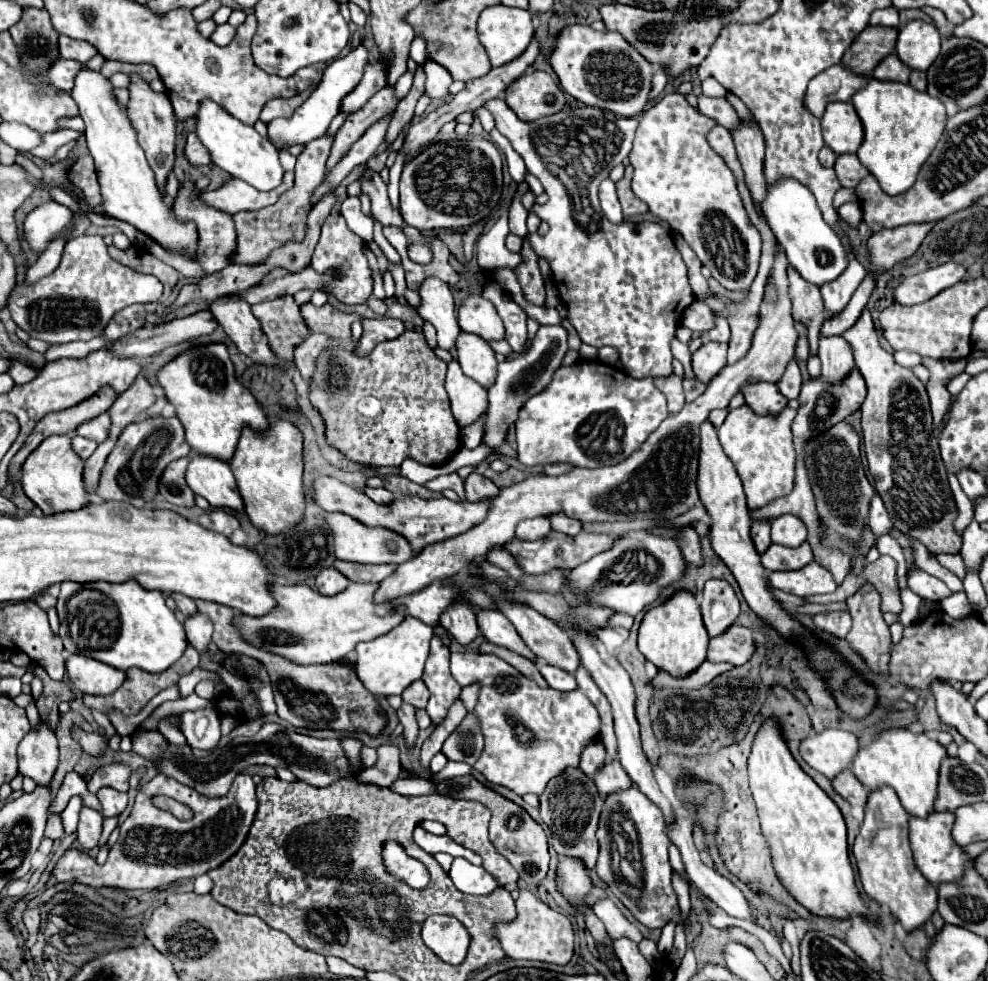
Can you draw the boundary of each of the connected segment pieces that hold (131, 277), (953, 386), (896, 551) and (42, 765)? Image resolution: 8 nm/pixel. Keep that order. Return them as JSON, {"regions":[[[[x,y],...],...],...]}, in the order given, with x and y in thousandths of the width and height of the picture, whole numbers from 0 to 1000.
{"regions":[[[[86,239],[72,243],[66,249],[62,269],[54,279],[41,283],[41,287],[25,292],[23,283],[19,283],[7,310],[15,330],[31,345],[39,345],[50,351],[64,351],[102,343],[116,318],[139,308],[159,308],[163,300],[165,292],[157,281],[149,281],[120,269],[110,261],[104,241]]],[[[975,379],[975,381],[971,381],[971,383],[967,383],[963,389],[959,392],[959,397],[961,398],[963,404],[969,404],[973,398],[975,398],[975,393],[979,391],[979,387],[981,387],[983,383],[979,381],[979,379]]],[[[900,544],[892,546],[892,548],[888,550],[888,561],[890,561],[890,565],[900,565],[900,567],[904,567],[904,569],[908,571],[909,589],[917,587],[918,575],[916,571],[916,565],[914,565],[914,559],[912,559],[912,555],[910,555],[910,552],[908,552],[904,546],[900,546]]],[[[41,738],[37,744],[31,744],[17,762],[19,787],[33,793],[37,799],[48,801],[58,783],[58,752],[56,746]]]]}

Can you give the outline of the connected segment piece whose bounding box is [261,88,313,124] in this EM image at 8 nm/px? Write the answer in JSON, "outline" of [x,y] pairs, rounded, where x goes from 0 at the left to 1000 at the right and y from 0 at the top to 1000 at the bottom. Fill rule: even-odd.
{"outline":[[[311,90],[309,94],[305,94],[305,96],[297,98],[297,100],[274,100],[274,102],[266,108],[266,112],[264,112],[264,122],[270,126],[270,124],[274,124],[276,120],[297,116],[297,112],[299,112],[301,108],[305,108],[305,104],[309,104],[309,102],[313,100],[315,92],[317,92],[317,90]]]}

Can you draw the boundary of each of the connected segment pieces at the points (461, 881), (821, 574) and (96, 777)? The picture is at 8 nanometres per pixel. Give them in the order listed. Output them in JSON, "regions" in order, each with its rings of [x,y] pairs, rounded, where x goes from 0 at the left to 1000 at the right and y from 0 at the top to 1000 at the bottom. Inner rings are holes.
{"regions":[[[[471,875],[459,877],[454,893],[459,901],[473,911],[495,911],[505,903],[497,891],[493,891],[487,883],[479,883]]],[[[821,573],[815,579],[803,583],[780,583],[778,593],[786,601],[813,608],[813,610],[825,606],[839,606],[845,603],[847,599],[841,583],[827,573]]],[[[124,777],[108,779],[108,781],[102,781],[94,787],[92,795],[88,797],[88,805],[92,809],[96,809],[102,801],[112,801],[120,807],[129,807],[131,805],[131,791],[133,791],[131,779],[124,779]]]]}

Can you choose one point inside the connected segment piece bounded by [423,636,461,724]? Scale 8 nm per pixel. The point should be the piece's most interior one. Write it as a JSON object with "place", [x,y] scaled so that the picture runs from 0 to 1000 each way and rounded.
{"place":[449,703]}

